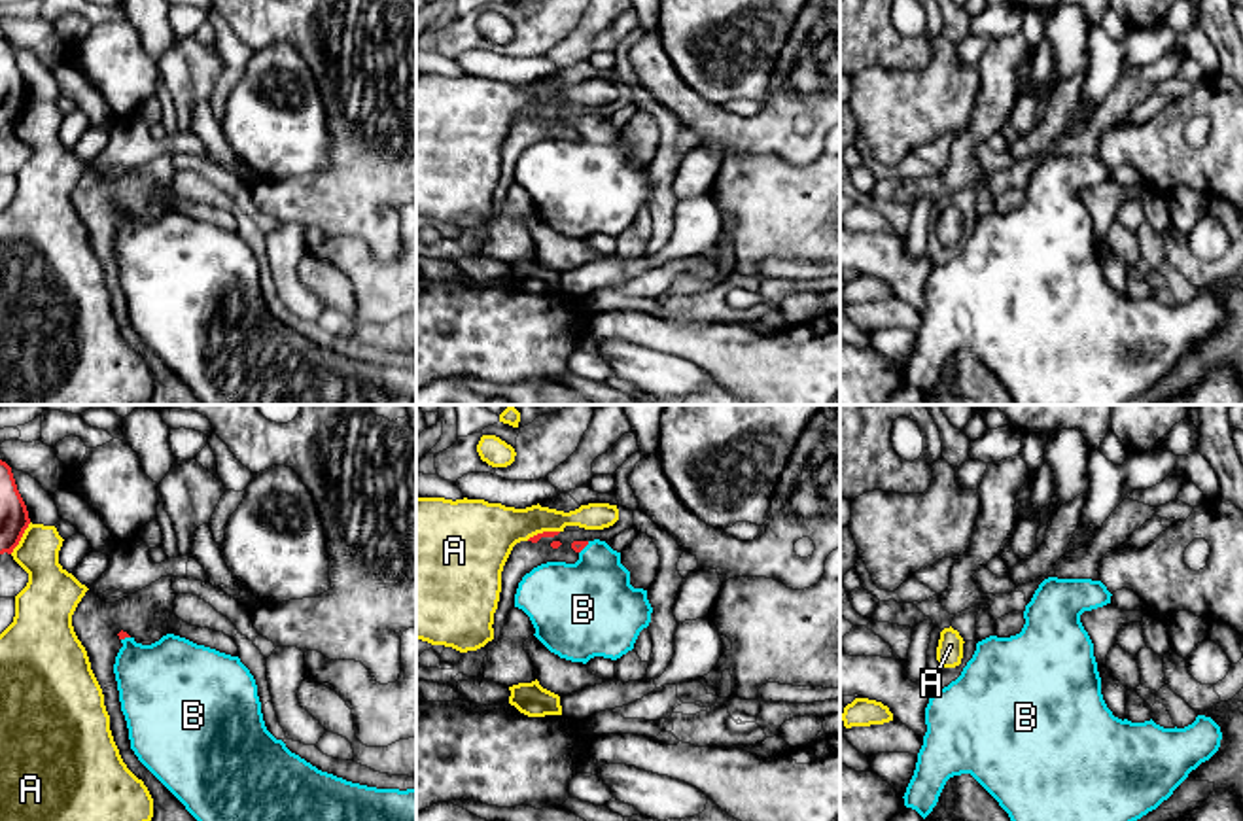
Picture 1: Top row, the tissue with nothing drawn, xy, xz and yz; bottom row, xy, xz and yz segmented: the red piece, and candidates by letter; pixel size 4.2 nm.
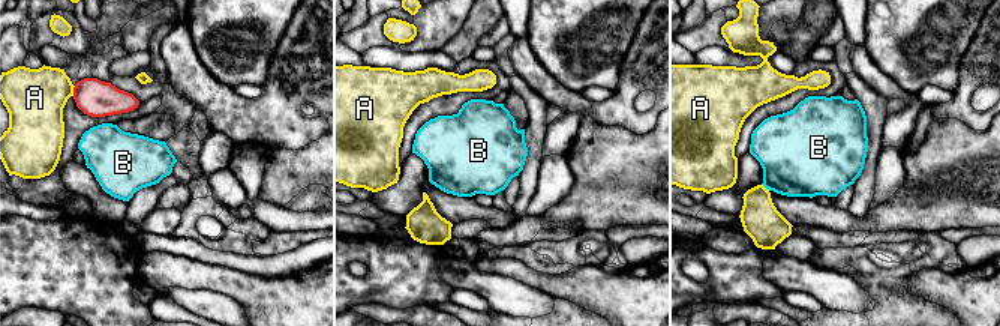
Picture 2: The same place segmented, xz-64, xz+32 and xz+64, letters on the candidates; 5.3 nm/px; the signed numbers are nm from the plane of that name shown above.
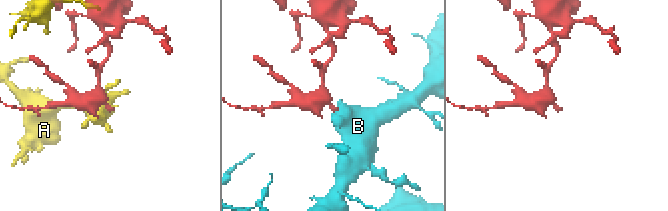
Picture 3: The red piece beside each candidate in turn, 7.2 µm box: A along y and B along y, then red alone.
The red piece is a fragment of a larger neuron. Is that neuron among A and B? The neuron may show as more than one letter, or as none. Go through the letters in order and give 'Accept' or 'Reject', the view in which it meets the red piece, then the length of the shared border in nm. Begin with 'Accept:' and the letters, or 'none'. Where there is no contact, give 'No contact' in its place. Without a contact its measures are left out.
Accept: B
A: Reject. Touches red in xz. Shared border 150 nm
B: Accept. Touches red in xz. Shared border 70 nm

